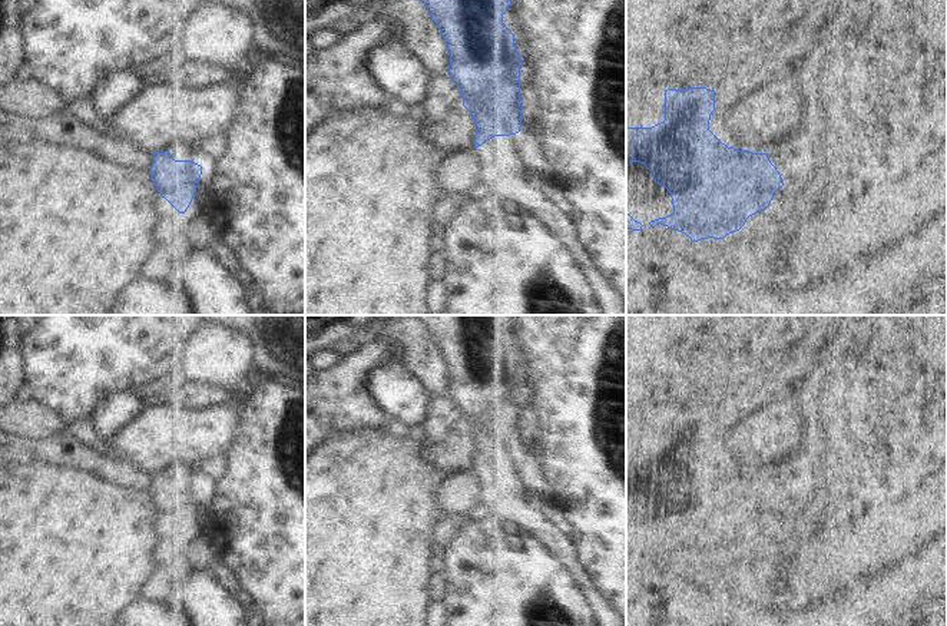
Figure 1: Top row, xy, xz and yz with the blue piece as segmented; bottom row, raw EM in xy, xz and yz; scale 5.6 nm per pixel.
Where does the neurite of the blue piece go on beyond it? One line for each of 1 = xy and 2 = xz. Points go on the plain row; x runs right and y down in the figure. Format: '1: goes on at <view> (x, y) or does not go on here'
1: goes on at xy (192, 477)
2: goes on at xz (510, 493)

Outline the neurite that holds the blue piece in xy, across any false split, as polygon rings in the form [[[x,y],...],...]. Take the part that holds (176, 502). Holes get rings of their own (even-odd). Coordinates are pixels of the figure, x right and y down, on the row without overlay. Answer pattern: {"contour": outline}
{"contour": [[[156,473],[150,497],[160,514],[179,534],[189,529],[199,499],[202,496],[202,483],[205,477],[196,473]]]}

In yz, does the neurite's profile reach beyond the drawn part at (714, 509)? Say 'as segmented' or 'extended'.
extended

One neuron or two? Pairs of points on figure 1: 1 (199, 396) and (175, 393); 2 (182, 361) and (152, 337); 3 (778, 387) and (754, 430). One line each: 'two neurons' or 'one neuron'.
1: one neuron
2: two neurons
3: two neurons

